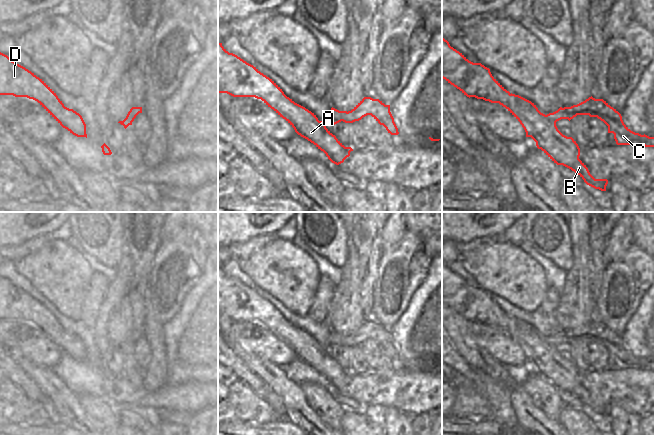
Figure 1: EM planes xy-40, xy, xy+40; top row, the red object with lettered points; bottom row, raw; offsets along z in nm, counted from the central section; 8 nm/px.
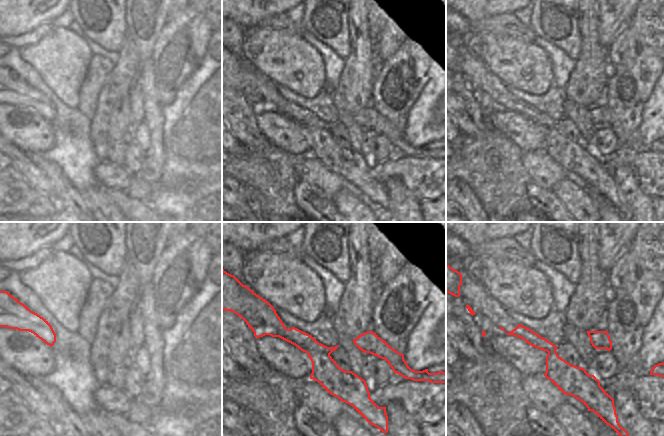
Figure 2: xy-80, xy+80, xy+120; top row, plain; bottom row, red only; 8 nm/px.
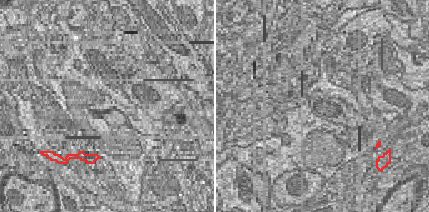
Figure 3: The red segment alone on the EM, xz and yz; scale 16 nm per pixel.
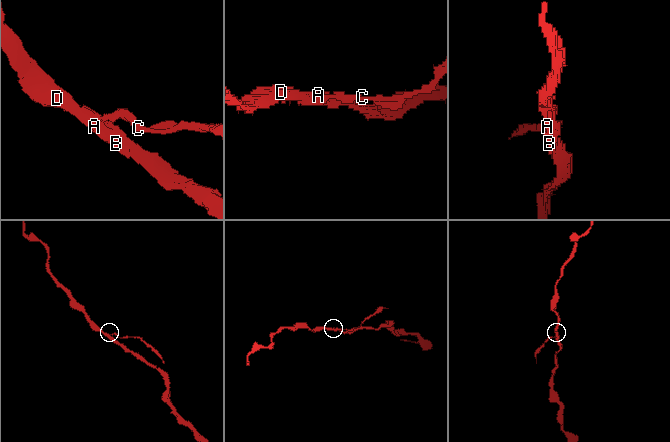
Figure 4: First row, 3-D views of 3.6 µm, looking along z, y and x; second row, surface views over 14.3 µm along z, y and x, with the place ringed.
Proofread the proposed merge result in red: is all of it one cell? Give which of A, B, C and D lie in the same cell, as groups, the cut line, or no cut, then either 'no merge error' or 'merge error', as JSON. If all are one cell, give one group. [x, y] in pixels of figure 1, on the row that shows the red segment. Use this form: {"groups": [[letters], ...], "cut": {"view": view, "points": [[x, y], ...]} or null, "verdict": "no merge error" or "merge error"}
{"groups": [["A", "B", "D"], ["C"]], "cut": {"view": "xy", "points": [[346, 111], [342, 114], [341, 120]]}, "verdict": "merge error"}

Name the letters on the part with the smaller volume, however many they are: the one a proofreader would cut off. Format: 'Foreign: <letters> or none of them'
Foreign: C

